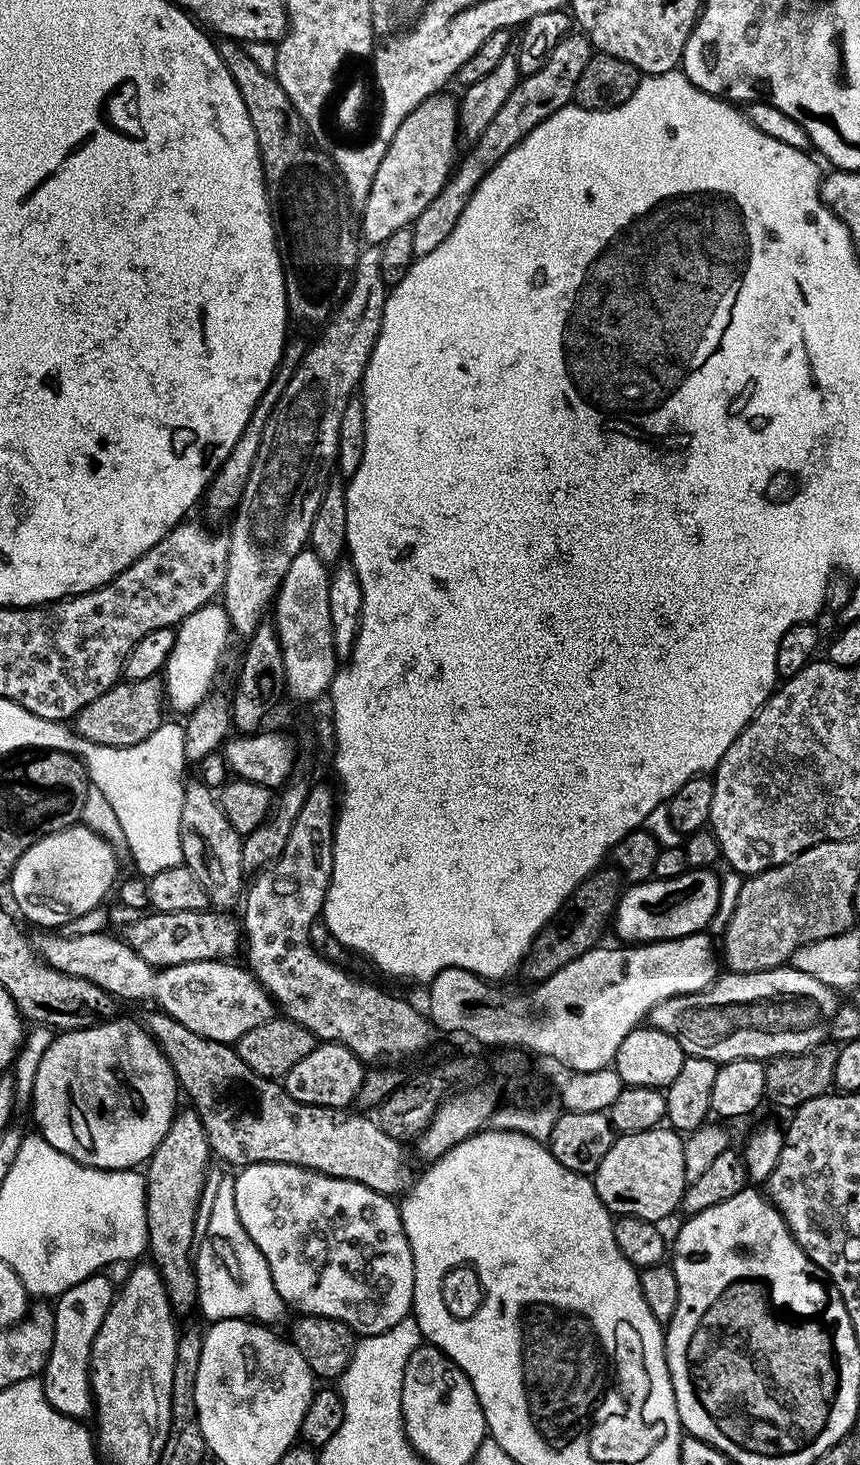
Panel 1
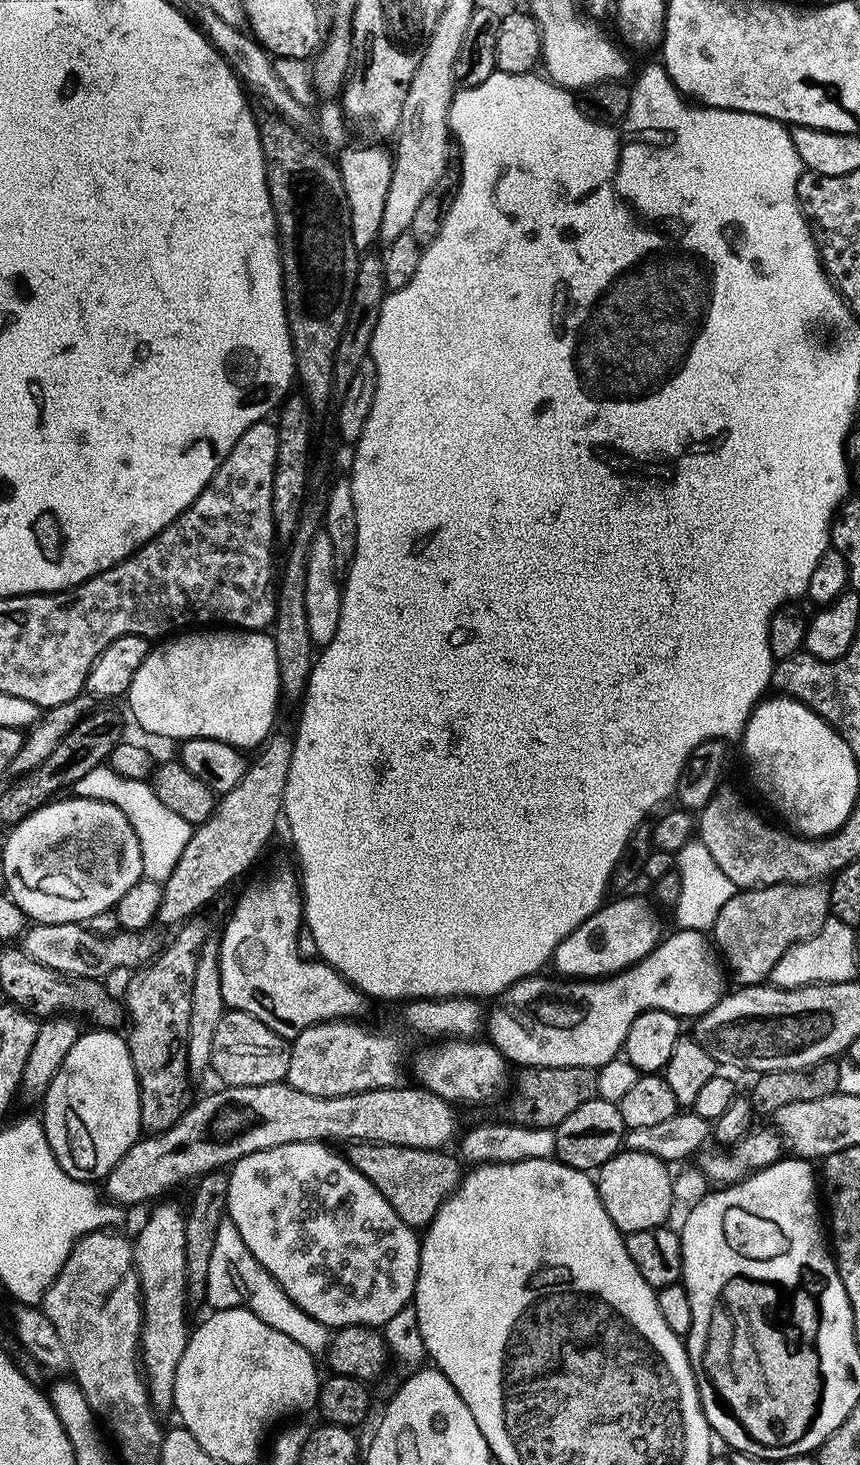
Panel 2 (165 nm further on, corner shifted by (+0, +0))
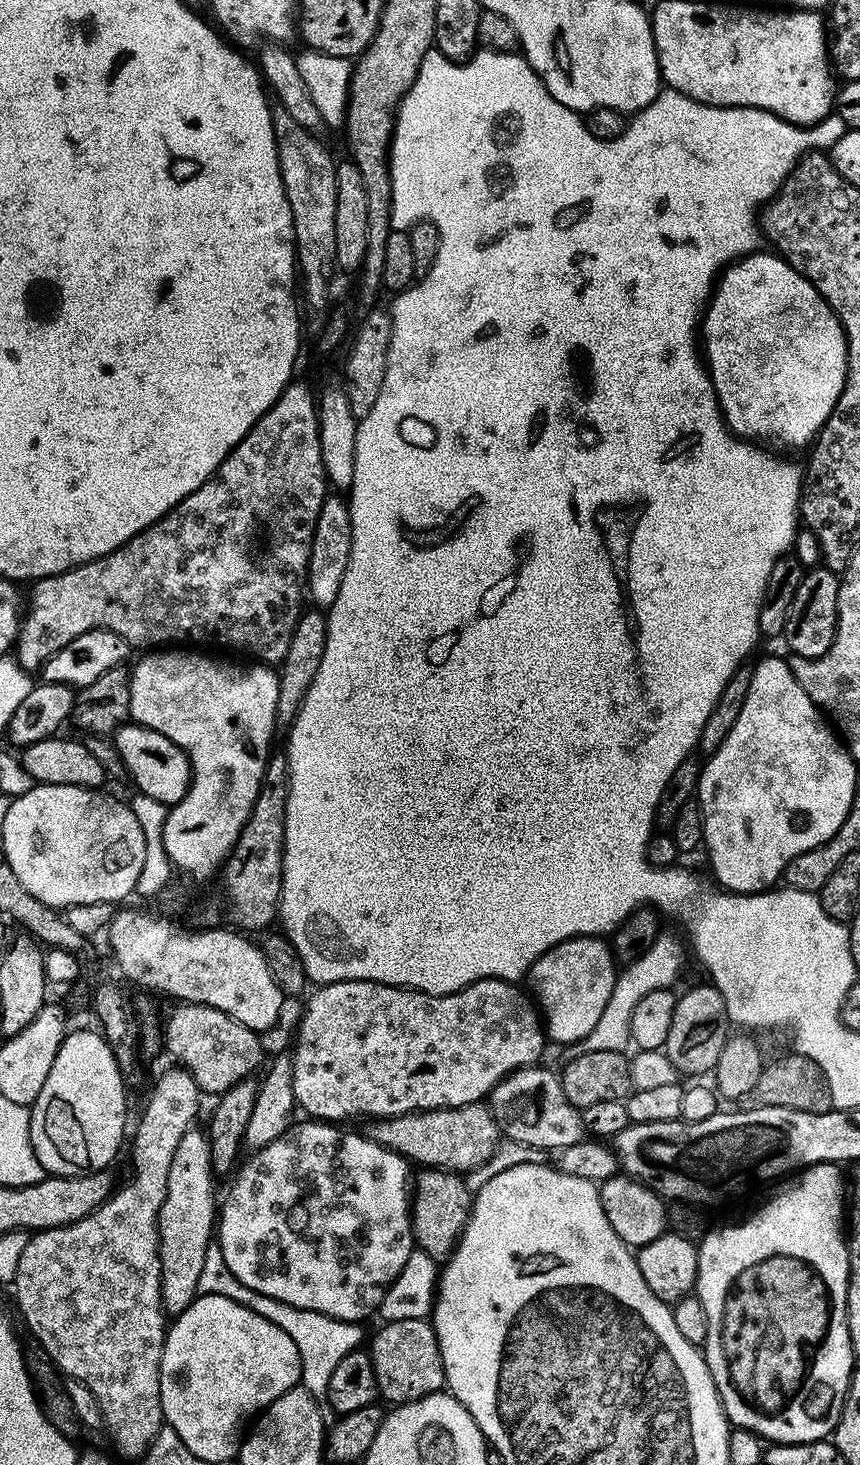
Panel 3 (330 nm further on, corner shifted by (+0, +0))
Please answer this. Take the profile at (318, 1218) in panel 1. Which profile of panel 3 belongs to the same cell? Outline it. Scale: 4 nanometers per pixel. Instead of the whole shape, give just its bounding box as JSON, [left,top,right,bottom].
[218,1122,414,1322]

